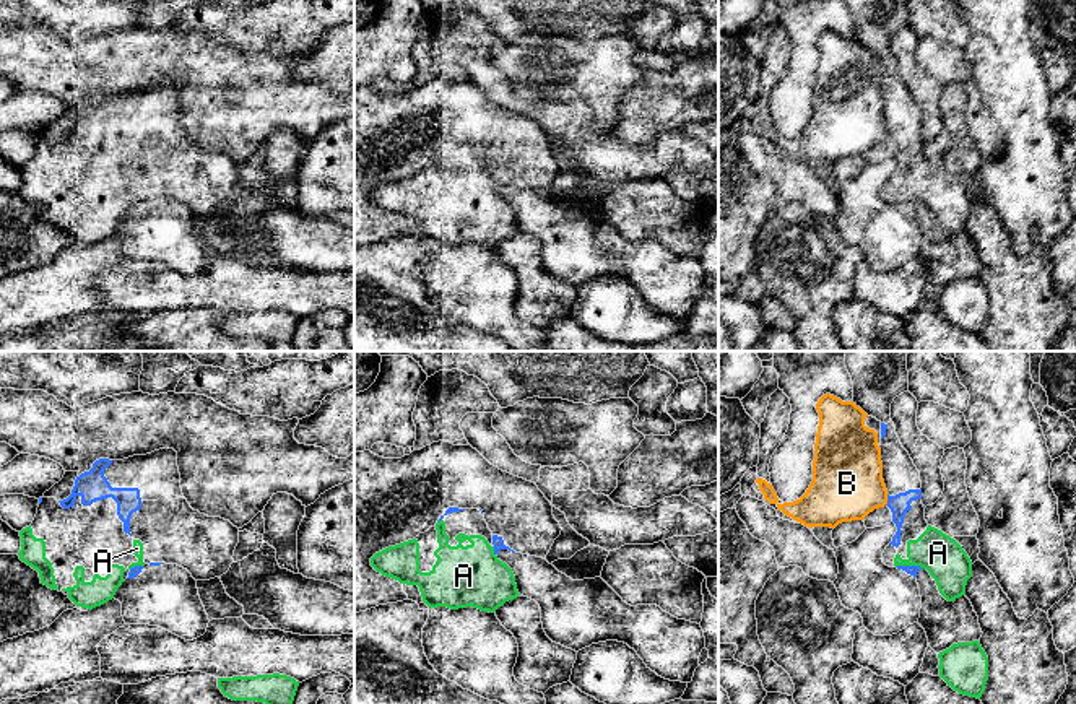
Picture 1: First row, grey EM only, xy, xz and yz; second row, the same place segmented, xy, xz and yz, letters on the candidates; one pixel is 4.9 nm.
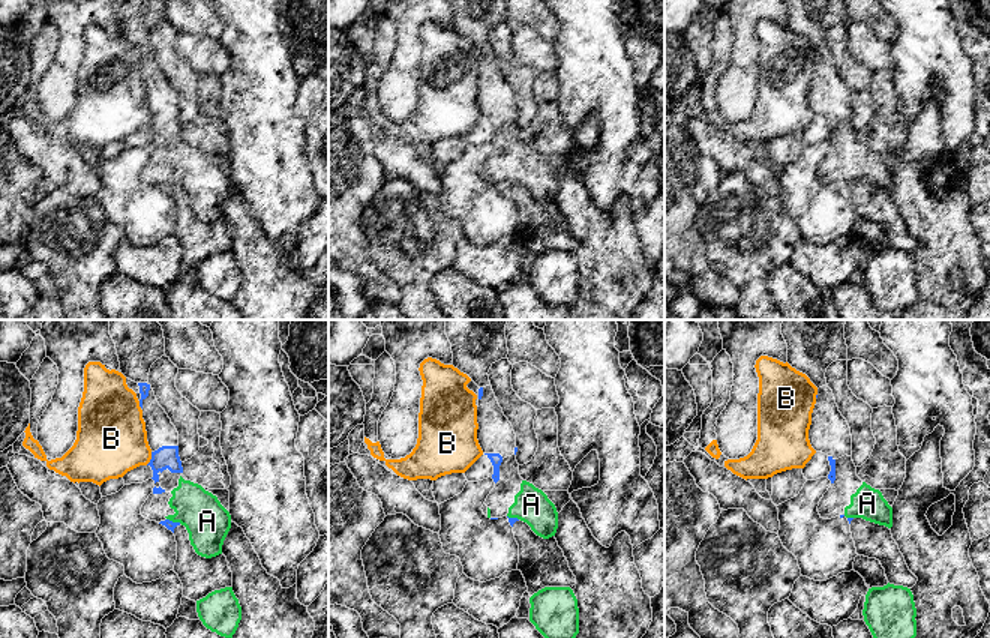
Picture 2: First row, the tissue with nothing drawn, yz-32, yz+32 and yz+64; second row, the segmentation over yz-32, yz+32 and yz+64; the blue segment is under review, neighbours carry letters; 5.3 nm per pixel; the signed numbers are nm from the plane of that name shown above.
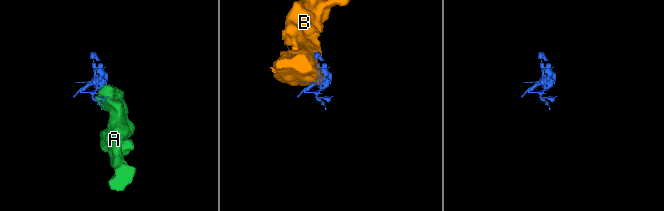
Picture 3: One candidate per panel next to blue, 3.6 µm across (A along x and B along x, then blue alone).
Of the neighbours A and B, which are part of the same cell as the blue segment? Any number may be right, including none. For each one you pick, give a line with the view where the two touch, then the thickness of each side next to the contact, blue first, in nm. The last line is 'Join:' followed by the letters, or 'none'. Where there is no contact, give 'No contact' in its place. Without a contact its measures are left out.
A: Touches blue in yz. Thickness 50 nm (blue) against 200 nm
Join: A

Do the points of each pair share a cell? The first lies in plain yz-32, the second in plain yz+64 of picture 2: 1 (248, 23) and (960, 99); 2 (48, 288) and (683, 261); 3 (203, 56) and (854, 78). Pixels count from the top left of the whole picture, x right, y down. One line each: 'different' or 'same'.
1: same
2: same
3: different

